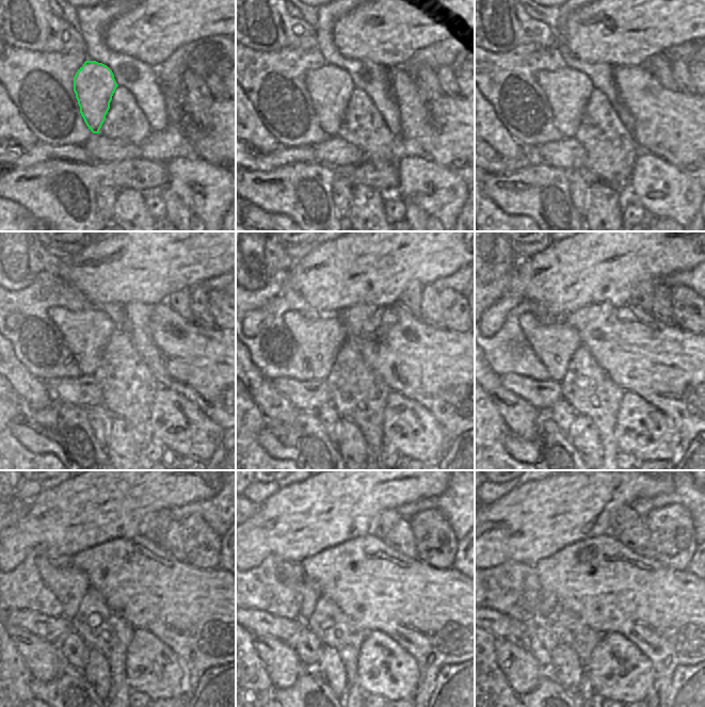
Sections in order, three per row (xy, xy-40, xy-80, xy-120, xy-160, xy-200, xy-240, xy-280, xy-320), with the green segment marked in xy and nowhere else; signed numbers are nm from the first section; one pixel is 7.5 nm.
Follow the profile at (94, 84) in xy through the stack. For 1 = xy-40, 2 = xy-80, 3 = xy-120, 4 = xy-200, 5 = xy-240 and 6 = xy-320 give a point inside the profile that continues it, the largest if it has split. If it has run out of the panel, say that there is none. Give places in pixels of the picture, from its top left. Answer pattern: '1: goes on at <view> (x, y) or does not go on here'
1: goes on at xy-40 (330, 87)
2: goes on at xy-80 (567, 91)
3: goes on at xy-120 (86, 333)
4: goes on at xy-200 (555, 344)
5: goes on at xy-240 (70, 584)
6: goes on at xy-320 (540, 595)

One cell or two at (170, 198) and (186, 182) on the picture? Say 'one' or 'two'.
two

